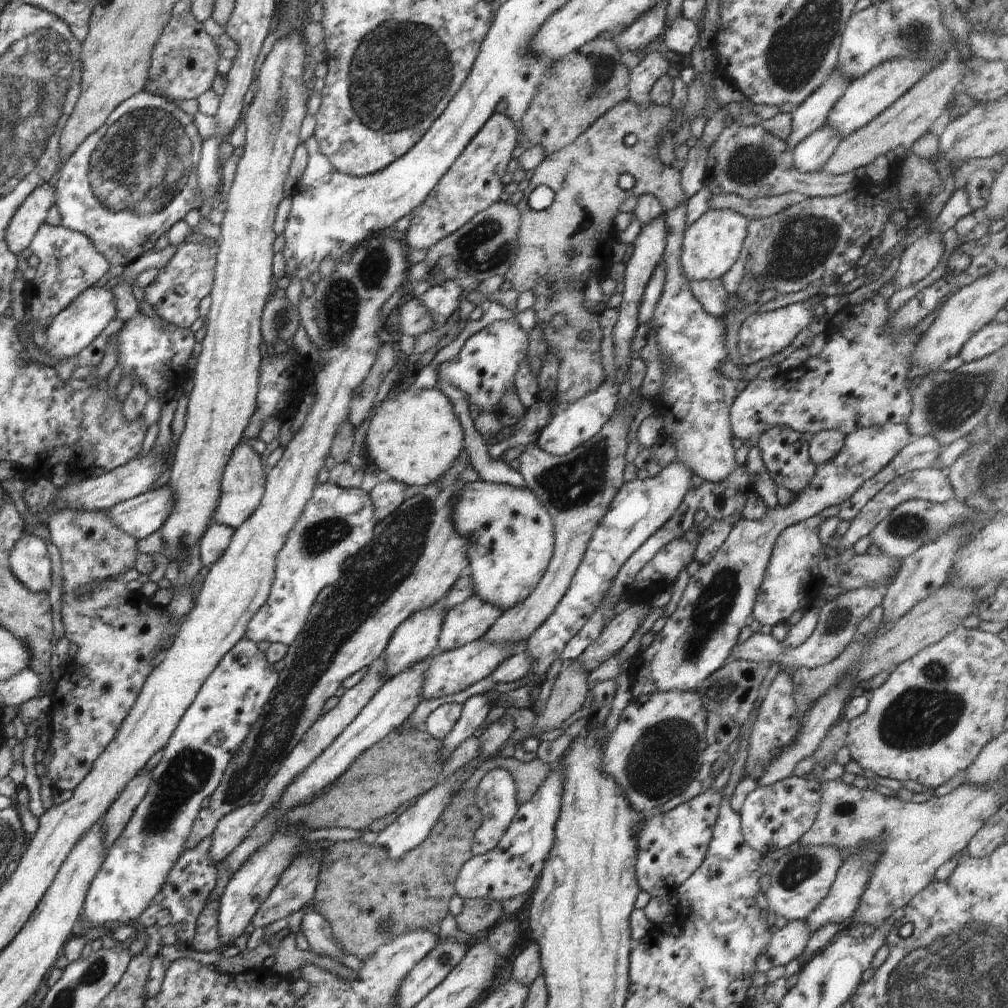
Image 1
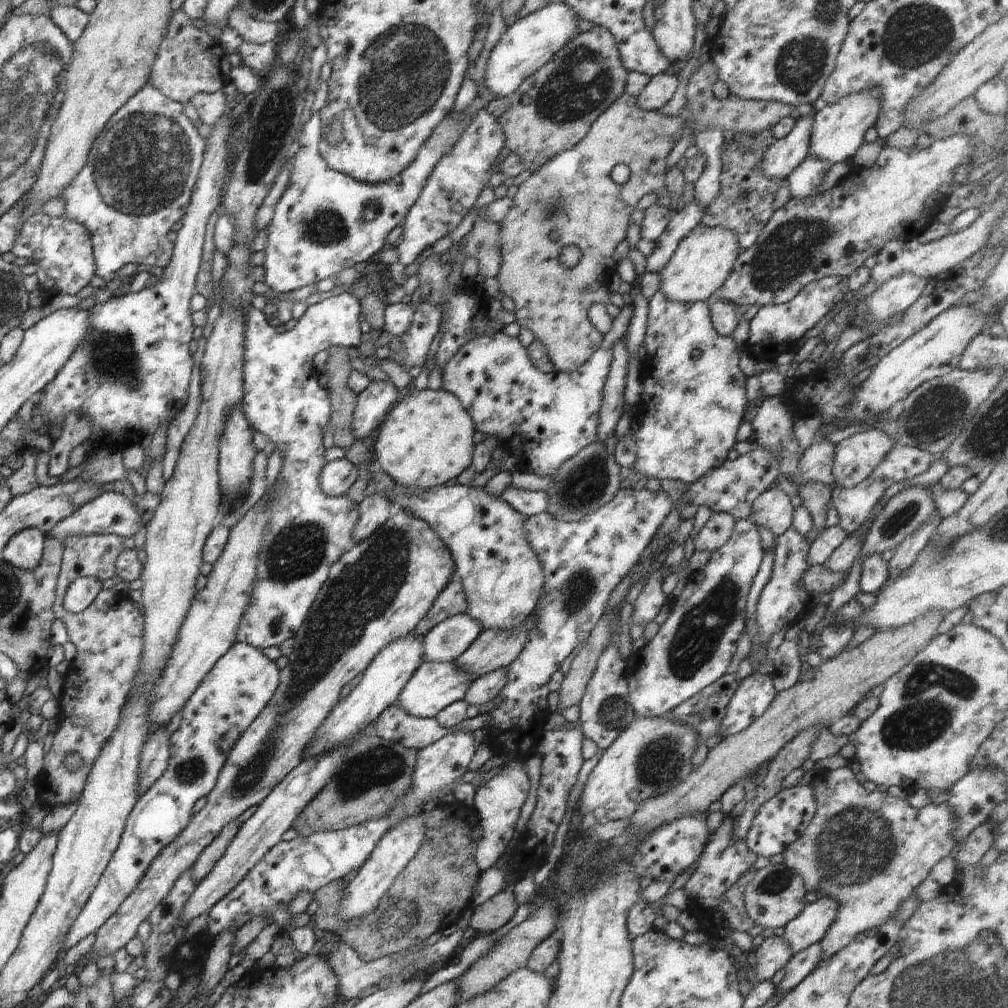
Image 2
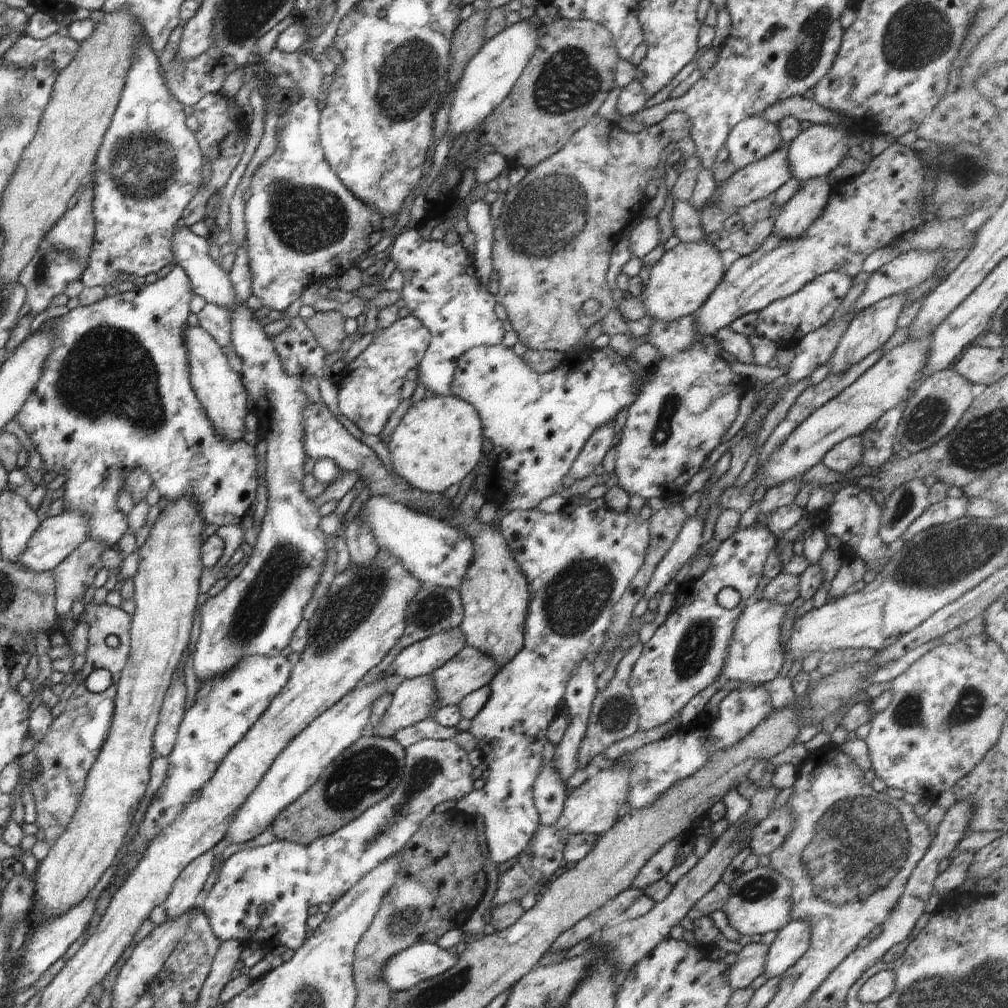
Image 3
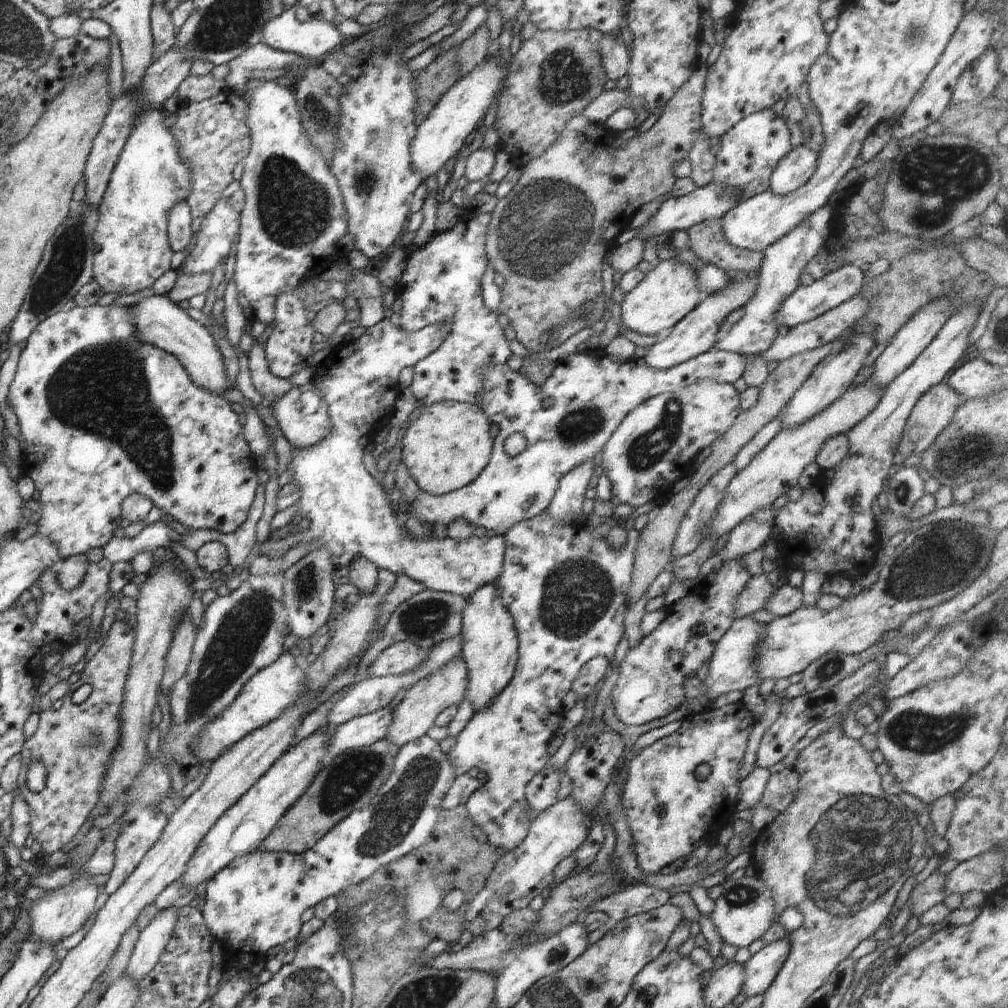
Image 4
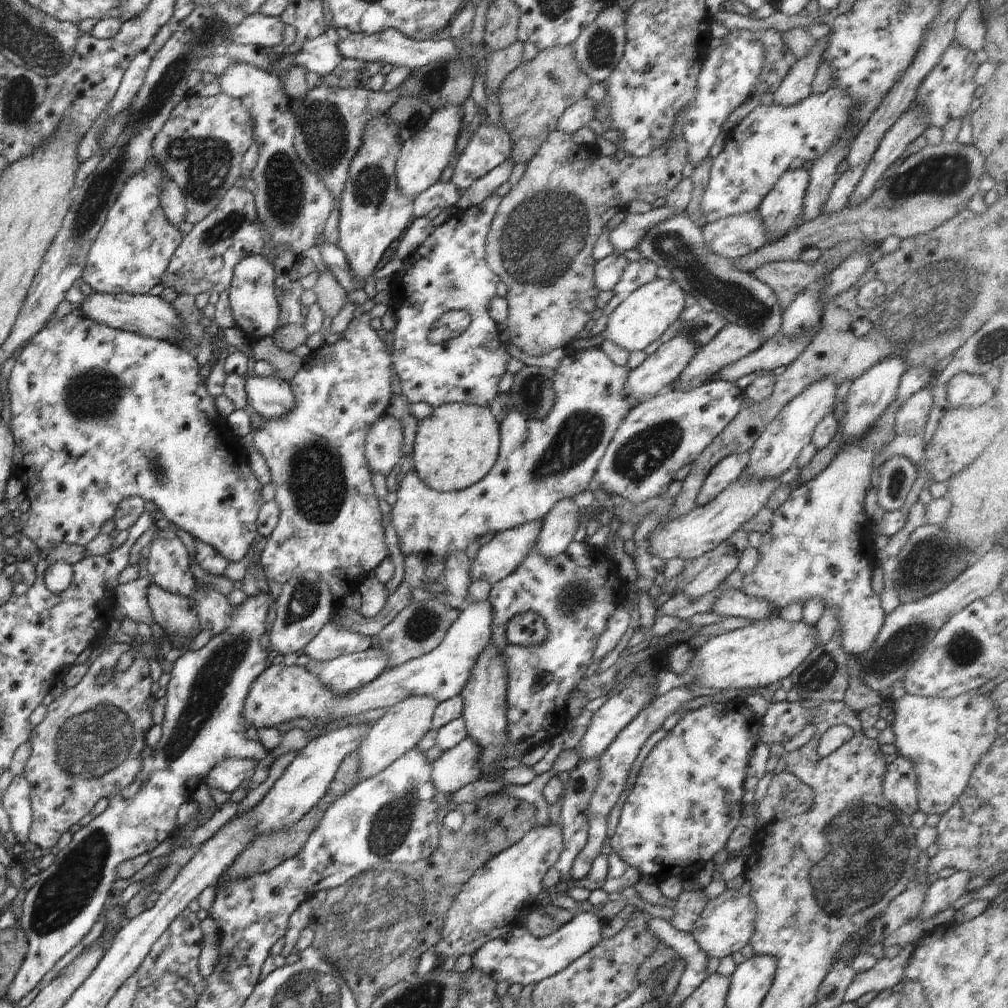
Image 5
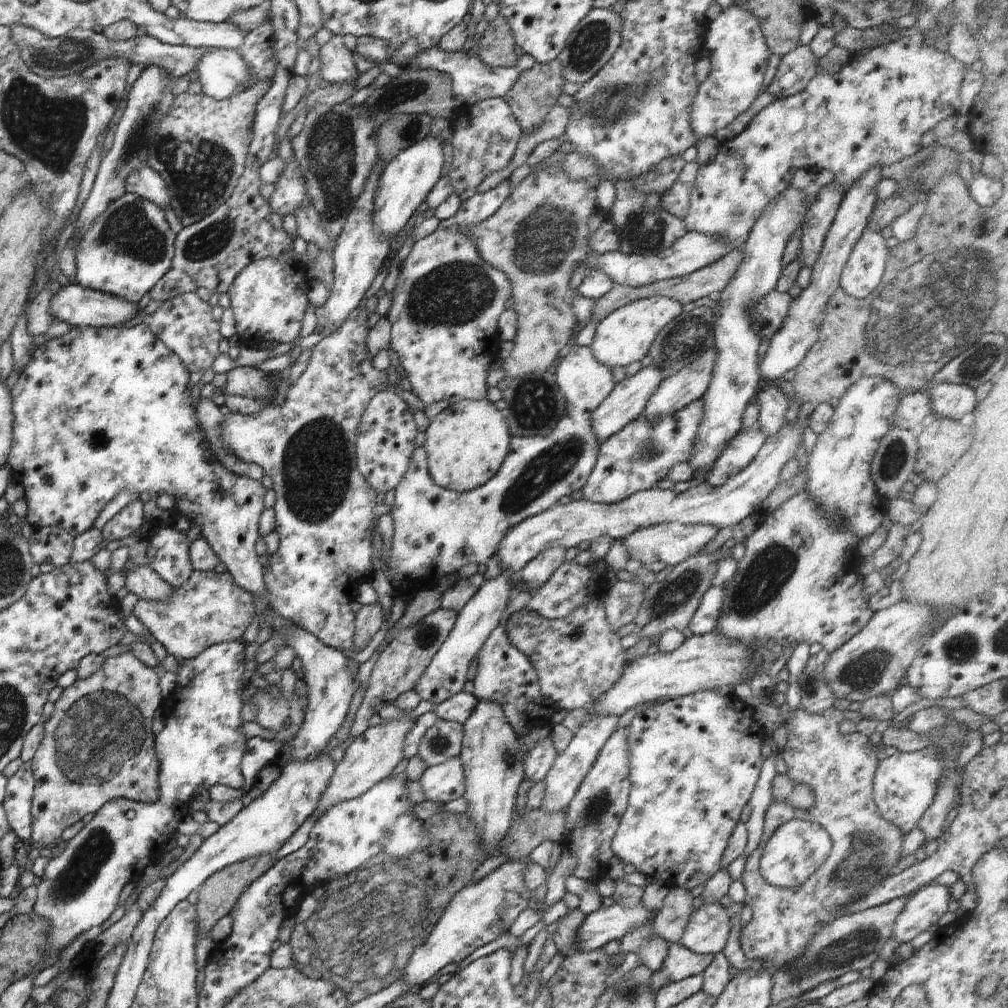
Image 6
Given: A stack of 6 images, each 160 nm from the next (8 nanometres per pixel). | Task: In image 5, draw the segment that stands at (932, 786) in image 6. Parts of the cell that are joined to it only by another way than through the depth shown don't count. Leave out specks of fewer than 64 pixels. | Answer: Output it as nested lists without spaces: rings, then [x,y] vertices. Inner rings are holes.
[[[898,756],[887,765],[883,782],[883,793],[891,805],[897,806],[902,813],[911,816],[919,810],[917,797],[917,774],[909,759]]]

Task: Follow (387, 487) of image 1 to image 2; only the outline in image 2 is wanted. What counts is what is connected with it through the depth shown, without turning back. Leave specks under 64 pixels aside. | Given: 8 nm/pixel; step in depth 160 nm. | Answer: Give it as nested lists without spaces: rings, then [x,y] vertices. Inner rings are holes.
[[[380,493],[365,496],[359,504],[359,521],[354,529],[353,545],[376,532],[399,509],[393,502],[390,502],[390,499]]]

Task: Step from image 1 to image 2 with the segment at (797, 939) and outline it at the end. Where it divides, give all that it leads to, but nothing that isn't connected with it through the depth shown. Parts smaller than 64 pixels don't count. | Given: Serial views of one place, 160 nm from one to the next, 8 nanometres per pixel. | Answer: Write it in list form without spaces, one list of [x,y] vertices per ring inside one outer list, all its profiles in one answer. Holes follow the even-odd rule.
[[[772,935],[765,938],[751,957],[753,968],[759,982],[770,981],[772,976],[788,964],[792,949],[783,937]]]

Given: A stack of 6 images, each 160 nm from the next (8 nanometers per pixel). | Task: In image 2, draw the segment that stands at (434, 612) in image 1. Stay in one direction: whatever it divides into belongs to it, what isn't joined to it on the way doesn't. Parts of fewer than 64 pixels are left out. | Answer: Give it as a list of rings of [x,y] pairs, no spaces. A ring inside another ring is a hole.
[[[406,633],[393,643],[387,644],[384,650],[374,657],[370,666],[363,672],[360,683],[349,692],[346,699],[335,704],[331,714],[319,726],[315,738],[306,746],[308,757],[343,745],[352,735],[378,719],[383,710],[396,704],[399,692],[423,663],[423,638],[424,636],[414,633]]]

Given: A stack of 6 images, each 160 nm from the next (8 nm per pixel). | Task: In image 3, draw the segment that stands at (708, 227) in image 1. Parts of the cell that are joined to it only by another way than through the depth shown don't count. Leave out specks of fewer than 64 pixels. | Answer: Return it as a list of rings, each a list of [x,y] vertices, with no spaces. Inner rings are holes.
[[[679,242],[675,248],[666,251],[664,256],[652,266],[646,288],[642,288],[642,292],[638,294],[638,296],[641,296],[641,303],[646,310],[645,316],[654,322],[656,320],[674,322],[674,320],[680,320],[680,318],[695,314],[712,295],[716,286],[720,284],[724,274],[724,264],[720,251],[712,244],[708,244],[708,242],[682,244],[682,242]]]

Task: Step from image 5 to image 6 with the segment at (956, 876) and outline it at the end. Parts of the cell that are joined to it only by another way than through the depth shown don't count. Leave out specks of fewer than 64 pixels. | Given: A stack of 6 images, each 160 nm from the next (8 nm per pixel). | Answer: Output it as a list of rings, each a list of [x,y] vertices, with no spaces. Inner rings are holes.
[[[932,882],[922,887],[909,896],[904,910],[895,920],[892,937],[904,944],[926,932],[930,926],[938,924],[952,899],[948,885]]]

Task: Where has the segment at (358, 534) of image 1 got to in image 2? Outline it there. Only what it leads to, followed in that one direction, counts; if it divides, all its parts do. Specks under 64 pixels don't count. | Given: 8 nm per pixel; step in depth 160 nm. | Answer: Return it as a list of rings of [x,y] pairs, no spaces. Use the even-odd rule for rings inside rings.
[[[338,291],[335,296],[309,306],[294,328],[281,334],[275,332],[277,326],[269,313],[253,306],[245,312],[243,413],[253,431],[262,432],[268,441],[274,442],[276,448],[286,452],[284,464],[272,487],[275,500],[270,507],[269,526],[259,548],[257,584],[237,630],[238,643],[249,644],[261,651],[270,646],[279,647],[284,640],[296,635],[326,582],[330,567],[353,545],[354,529],[359,521],[359,504],[348,495],[327,495],[321,487],[321,470],[326,464],[321,430],[329,422],[331,402],[326,391],[318,385],[320,372],[312,365],[312,358],[330,346],[359,348],[362,335],[358,318],[360,312],[360,301],[355,296]]]

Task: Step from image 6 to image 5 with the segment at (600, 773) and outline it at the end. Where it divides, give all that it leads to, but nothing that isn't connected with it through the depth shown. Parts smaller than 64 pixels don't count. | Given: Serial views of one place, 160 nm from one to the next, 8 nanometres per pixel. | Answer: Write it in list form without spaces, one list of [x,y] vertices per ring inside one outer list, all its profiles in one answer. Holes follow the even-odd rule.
[[[677,687],[671,689],[667,693],[658,694],[658,696],[642,709],[636,718],[622,729],[622,732],[612,741],[612,744],[600,755],[600,768],[602,778],[598,783],[597,789],[594,791],[589,802],[589,837],[585,847],[576,855],[571,868],[571,878],[580,880],[590,872],[592,862],[600,855],[602,844],[606,840],[606,830],[608,830],[608,814],[612,812],[612,808],[616,804],[618,797],[622,794],[626,780],[628,780],[628,771],[630,766],[634,764],[634,760],[638,758],[640,748],[653,732],[662,727],[664,720],[670,718],[672,714],[676,714],[682,706],[686,706],[690,700],[694,700],[698,694],[692,692],[689,687]]]

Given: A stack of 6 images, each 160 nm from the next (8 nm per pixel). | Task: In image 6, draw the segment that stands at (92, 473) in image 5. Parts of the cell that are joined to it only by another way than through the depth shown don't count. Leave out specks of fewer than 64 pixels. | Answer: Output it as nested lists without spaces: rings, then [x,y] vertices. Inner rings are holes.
[[[140,323],[131,328],[118,327],[71,327],[70,331],[60,337],[54,337],[33,350],[33,357],[25,366],[16,384],[11,391],[11,403],[13,410],[13,445],[10,454],[7,454],[6,464],[11,467],[14,479],[25,488],[25,496],[28,512],[23,521],[37,529],[38,527],[58,527],[67,530],[74,538],[85,533],[93,527],[100,511],[121,492],[136,493],[148,492],[154,496],[160,493],[168,493],[174,501],[174,508],[190,521],[190,524],[198,524],[200,534],[208,541],[212,550],[217,554],[220,562],[226,564],[228,573],[238,586],[247,590],[250,594],[263,598],[266,609],[273,609],[267,602],[267,592],[263,583],[263,566],[256,555],[256,541],[259,533],[259,518],[264,508],[264,495],[266,489],[260,481],[237,475],[228,471],[216,457],[211,458],[209,444],[205,441],[205,432],[200,428],[196,417],[196,406],[200,399],[193,400],[190,396],[192,385],[189,381],[189,370],[178,358],[174,351],[166,348],[166,345],[158,340],[150,332],[146,324]]]

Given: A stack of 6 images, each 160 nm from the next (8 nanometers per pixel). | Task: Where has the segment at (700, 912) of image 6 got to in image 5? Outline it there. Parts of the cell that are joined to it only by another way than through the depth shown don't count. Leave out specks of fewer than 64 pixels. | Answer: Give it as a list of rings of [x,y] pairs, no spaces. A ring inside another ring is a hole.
[[[725,889],[722,894],[714,899],[710,899],[704,907],[700,918],[694,925],[692,936],[698,943],[698,946],[710,957],[721,959],[728,955],[734,954],[742,950],[746,944],[749,944],[750,939],[755,931],[755,916],[757,915],[757,906],[754,899],[750,895],[741,893],[740,889]]]

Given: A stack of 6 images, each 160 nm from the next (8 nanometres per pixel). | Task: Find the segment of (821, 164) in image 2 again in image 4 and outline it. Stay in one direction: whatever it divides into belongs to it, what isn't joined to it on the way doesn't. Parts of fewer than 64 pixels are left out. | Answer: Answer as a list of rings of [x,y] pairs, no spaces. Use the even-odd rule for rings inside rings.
[[[828,205],[821,206],[810,216],[799,222],[788,234],[783,234],[776,242],[763,250],[763,263],[759,270],[757,293],[743,308],[744,316],[723,336],[718,338],[713,350],[728,351],[741,355],[760,355],[767,351],[779,334],[775,314],[779,306],[800,285],[800,271],[828,240],[834,211]]]

